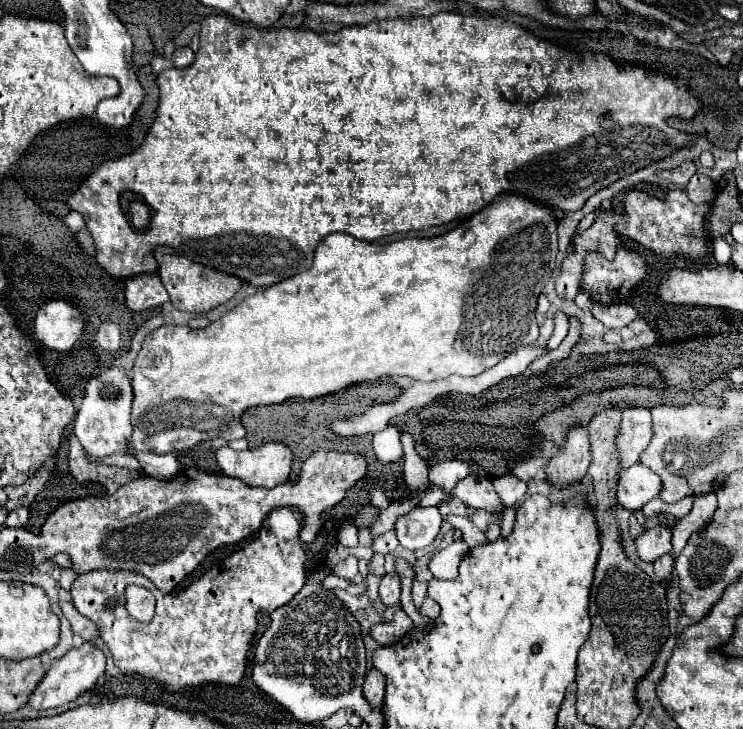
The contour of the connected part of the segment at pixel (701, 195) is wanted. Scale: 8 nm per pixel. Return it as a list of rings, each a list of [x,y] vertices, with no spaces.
[[[693,174],[689,184],[685,186],[689,198],[697,204],[705,204],[705,202],[713,202],[717,196],[717,186],[711,178],[707,178],[705,174]]]

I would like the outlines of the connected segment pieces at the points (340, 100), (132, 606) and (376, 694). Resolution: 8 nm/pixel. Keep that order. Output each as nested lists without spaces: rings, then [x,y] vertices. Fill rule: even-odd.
[[[443,12],[413,20],[373,20],[363,26],[345,26],[335,34],[315,34],[303,28],[257,30],[245,22],[233,20],[231,16],[219,14],[201,22],[201,49],[196,53],[196,58],[189,68],[171,68],[159,74],[157,84],[161,90],[161,100],[157,118],[143,146],[127,156],[101,164],[67,200],[71,210],[83,214],[87,228],[93,234],[99,266],[115,278],[131,278],[135,274],[155,272],[157,262],[151,254],[153,246],[165,244],[193,262],[201,262],[203,266],[237,276],[249,286],[267,288],[303,270],[309,270],[317,242],[331,232],[347,232],[359,240],[373,242],[395,232],[423,230],[453,222],[457,218],[469,218],[505,192],[525,196],[559,212],[577,212],[583,208],[589,196],[607,188],[609,184],[671,156],[671,150],[691,148],[693,136],[671,128],[667,118],[677,116],[683,120],[693,120],[703,108],[701,100],[689,92],[681,78],[653,72],[645,66],[627,62],[619,64],[603,54],[587,54],[581,60],[579,56],[573,56],[571,50],[567,52],[561,46],[539,40],[533,36],[533,32],[495,16],[483,18]],[[123,190],[139,194],[143,202],[155,210],[147,230],[137,232],[127,214],[121,212],[119,194]]]
[[[129,586],[127,588],[127,610],[133,618],[141,622],[149,622],[151,614],[155,612],[155,598],[147,588]]]
[[[371,668],[367,672],[363,685],[363,694],[373,707],[381,706],[385,698],[385,676]]]

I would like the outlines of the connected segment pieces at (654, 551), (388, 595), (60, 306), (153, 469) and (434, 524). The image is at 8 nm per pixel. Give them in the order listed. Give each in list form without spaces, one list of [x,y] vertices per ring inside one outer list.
[[[667,526],[647,528],[641,536],[635,538],[635,548],[643,562],[655,562],[663,554],[671,552],[671,530]]]
[[[385,574],[381,578],[379,596],[381,596],[383,604],[387,604],[387,606],[395,606],[399,602],[399,596],[401,596],[401,580],[399,580],[397,574]]]
[[[51,300],[43,308],[39,308],[33,332],[45,348],[67,352],[83,334],[81,312],[69,302]]]
[[[139,452],[135,456],[139,458],[143,472],[153,478],[159,478],[159,480],[173,480],[181,471],[180,462],[172,453]]]
[[[435,506],[429,508],[415,508],[407,516],[397,520],[397,538],[403,548],[419,550],[433,544],[435,536],[441,528],[441,514]]]

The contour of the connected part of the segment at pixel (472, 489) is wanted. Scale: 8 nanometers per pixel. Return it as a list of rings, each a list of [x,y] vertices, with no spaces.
[[[469,474],[465,476],[453,490],[451,494],[459,500],[463,500],[471,508],[481,508],[491,514],[503,514],[505,504],[497,496],[491,478],[479,476],[479,474]]]

